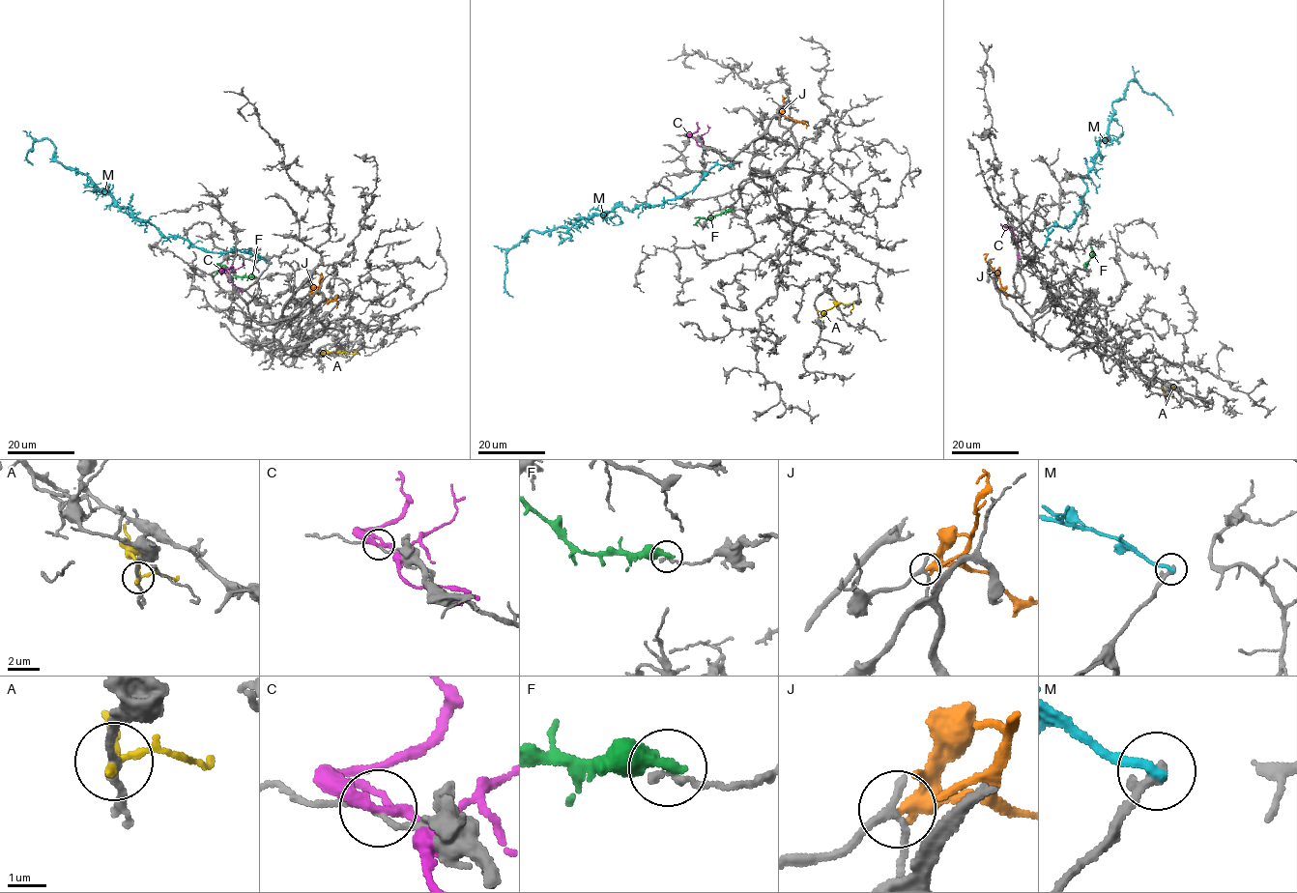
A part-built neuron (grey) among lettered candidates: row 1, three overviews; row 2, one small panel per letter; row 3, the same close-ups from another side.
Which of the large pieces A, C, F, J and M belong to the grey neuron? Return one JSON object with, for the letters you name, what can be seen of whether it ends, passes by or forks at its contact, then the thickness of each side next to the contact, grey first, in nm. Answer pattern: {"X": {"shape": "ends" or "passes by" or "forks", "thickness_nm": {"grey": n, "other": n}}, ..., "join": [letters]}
{"join": []}

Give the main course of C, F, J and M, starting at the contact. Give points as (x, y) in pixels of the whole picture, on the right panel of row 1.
C: (1012, 231), (1020, 255)
F: (1084, 267), (1092, 254), (1091, 247), (1094, 256)
J: (997, 273), (1007, 299)
M: (1044, 245), (1048, 229), (1069, 226), (1080, 210), (1083, 177), (1108, 138), (1112, 103), (1130, 80), (1172, 115)

